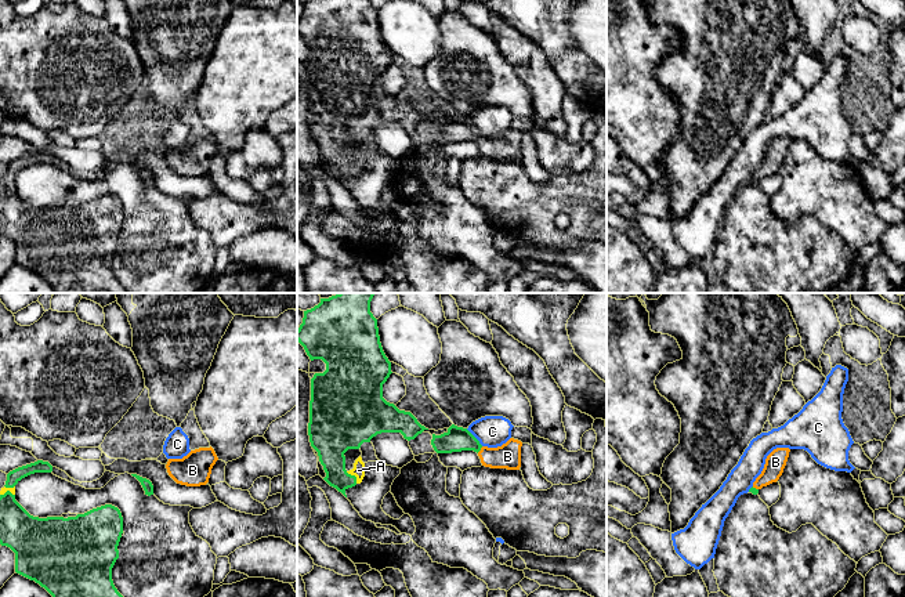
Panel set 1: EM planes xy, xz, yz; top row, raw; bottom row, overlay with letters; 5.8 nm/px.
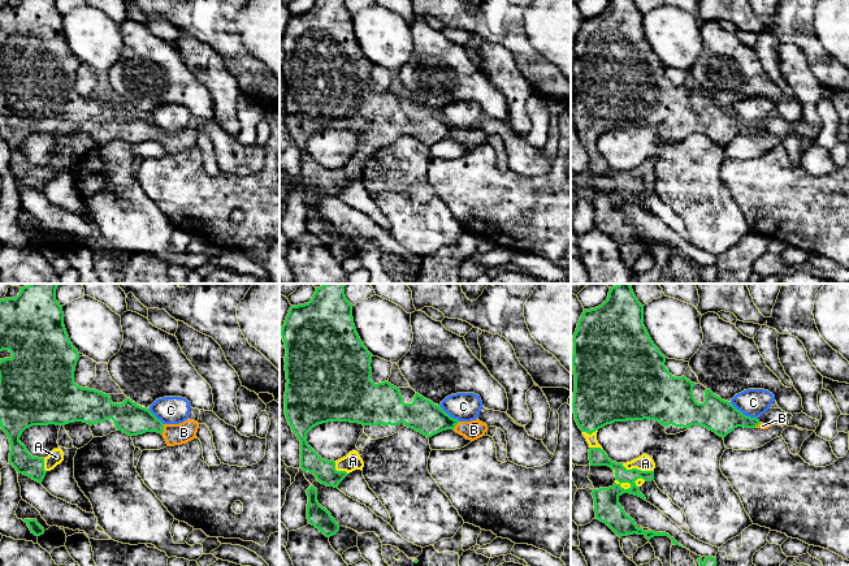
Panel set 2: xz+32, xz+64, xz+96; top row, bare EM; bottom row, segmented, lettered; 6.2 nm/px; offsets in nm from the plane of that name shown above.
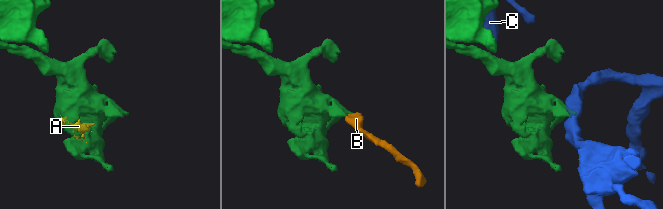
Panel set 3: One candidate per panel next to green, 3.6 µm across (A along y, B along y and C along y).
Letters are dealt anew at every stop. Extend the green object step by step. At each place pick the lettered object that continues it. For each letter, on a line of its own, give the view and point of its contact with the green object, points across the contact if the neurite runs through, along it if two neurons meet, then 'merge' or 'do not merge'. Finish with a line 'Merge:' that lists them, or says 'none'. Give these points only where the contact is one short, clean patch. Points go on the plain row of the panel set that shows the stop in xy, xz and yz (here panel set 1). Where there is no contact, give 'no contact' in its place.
A: contact xz (354, 166); merge
B: contact xz (480, 140); way xz (458, 129), (471, 133), (480, 140), (488, 147), (507, 147); merge
C: contact xz (474, 127); border xz (466, 119), (482, 136); do not merge
Merge: A, B

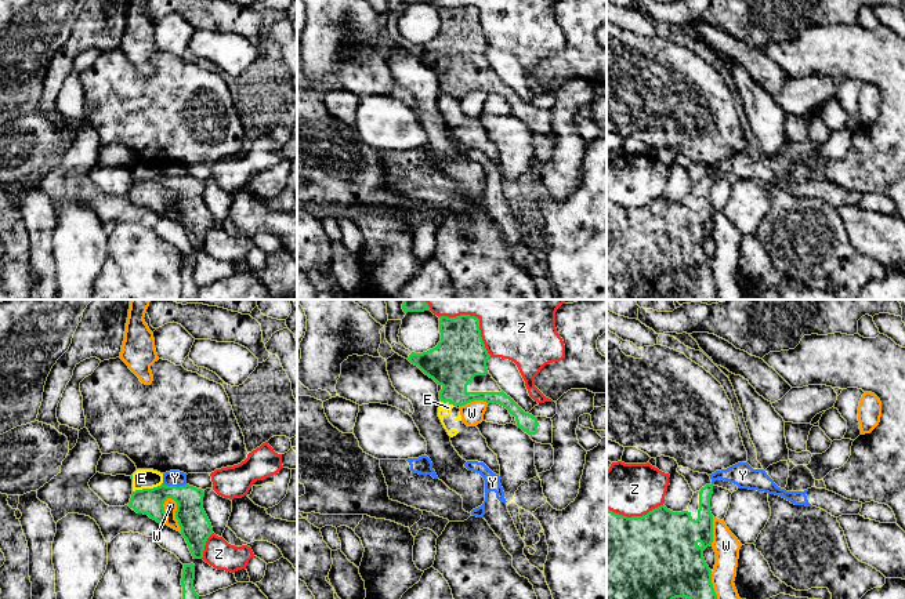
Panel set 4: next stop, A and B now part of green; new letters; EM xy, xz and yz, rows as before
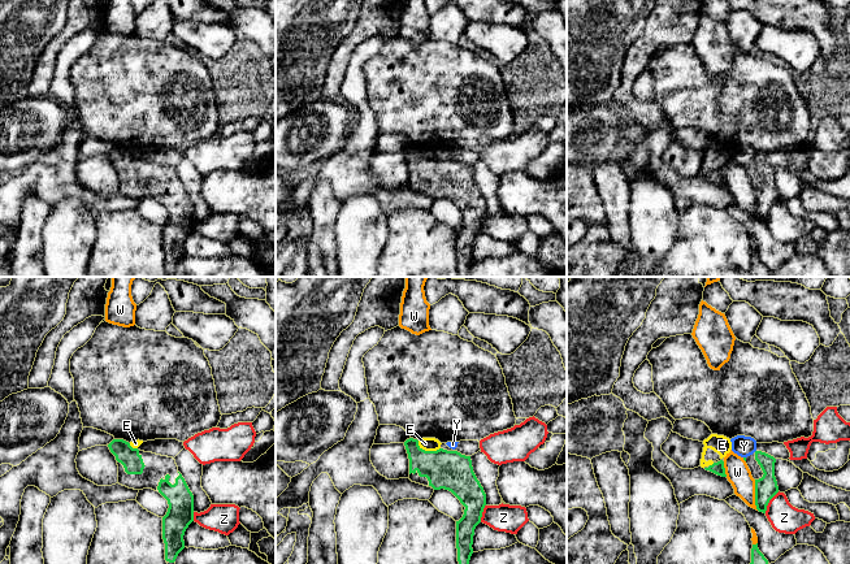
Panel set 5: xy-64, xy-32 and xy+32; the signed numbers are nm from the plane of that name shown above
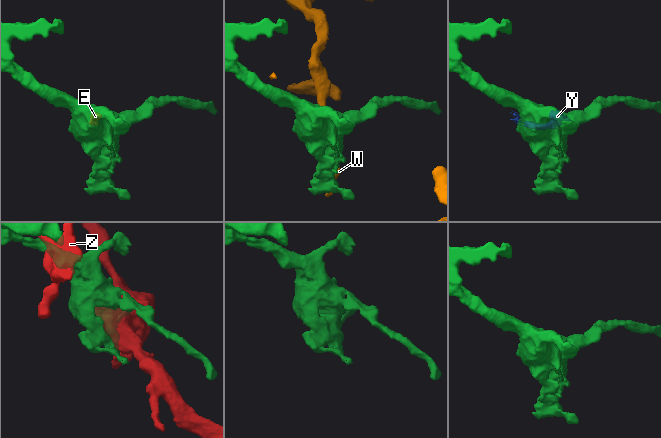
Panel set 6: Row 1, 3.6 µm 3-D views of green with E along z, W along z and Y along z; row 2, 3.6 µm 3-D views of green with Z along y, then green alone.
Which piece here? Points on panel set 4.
E: contact xy (147, 180); border xy (162, 173), (154, 178), (143, 178), (133, 182); do not merge
W: contact xy (176, 204); do not merge
Y: contact xy (174, 177); border xy (162, 174), (173, 177), (185, 175); do not merge
Z: contact xz (477, 8); do not merge
Merge: none

